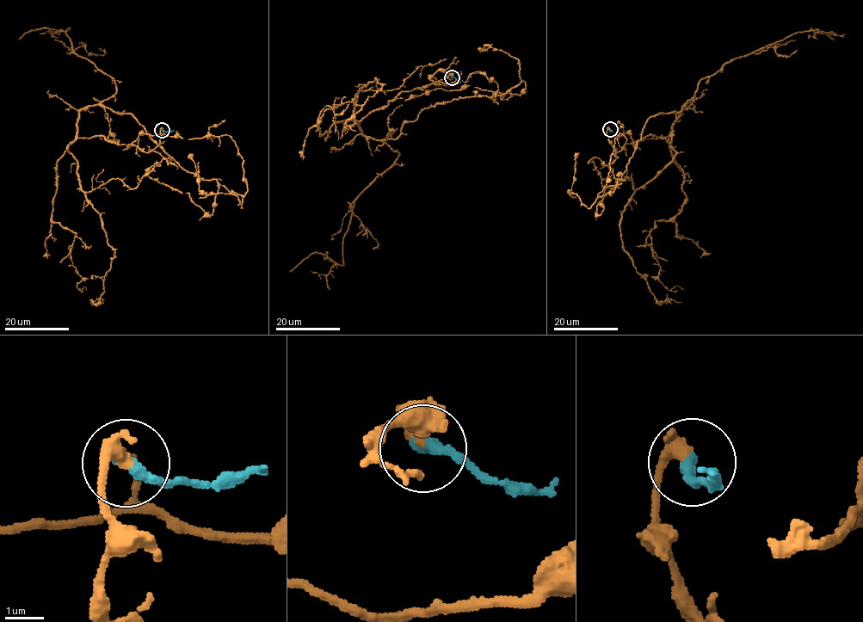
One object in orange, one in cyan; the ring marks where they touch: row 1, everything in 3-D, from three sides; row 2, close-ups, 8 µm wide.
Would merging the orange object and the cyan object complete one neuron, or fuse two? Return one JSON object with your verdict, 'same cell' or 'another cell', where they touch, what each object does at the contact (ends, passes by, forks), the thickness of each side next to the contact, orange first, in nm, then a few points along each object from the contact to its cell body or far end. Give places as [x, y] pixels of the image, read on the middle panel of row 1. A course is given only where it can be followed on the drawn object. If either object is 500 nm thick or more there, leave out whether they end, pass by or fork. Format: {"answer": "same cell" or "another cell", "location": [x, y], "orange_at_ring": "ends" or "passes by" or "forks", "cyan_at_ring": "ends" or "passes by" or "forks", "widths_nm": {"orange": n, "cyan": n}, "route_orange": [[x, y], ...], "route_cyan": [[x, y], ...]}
{"answer": "same cell", "location": [452, 77], "orange_at_ring": "passes by", "cyan_at_ring": "ends", "widths_nm": {"orange": 320, "cyan": 320}, "route_orange": [[451, 76], [401, 91], [361, 132], [396, 138], [422, 110], [496, 94], [483, 74], [434, 83], [456, 58]], "route_cyan": [[451, 77], [462, 80]]}

